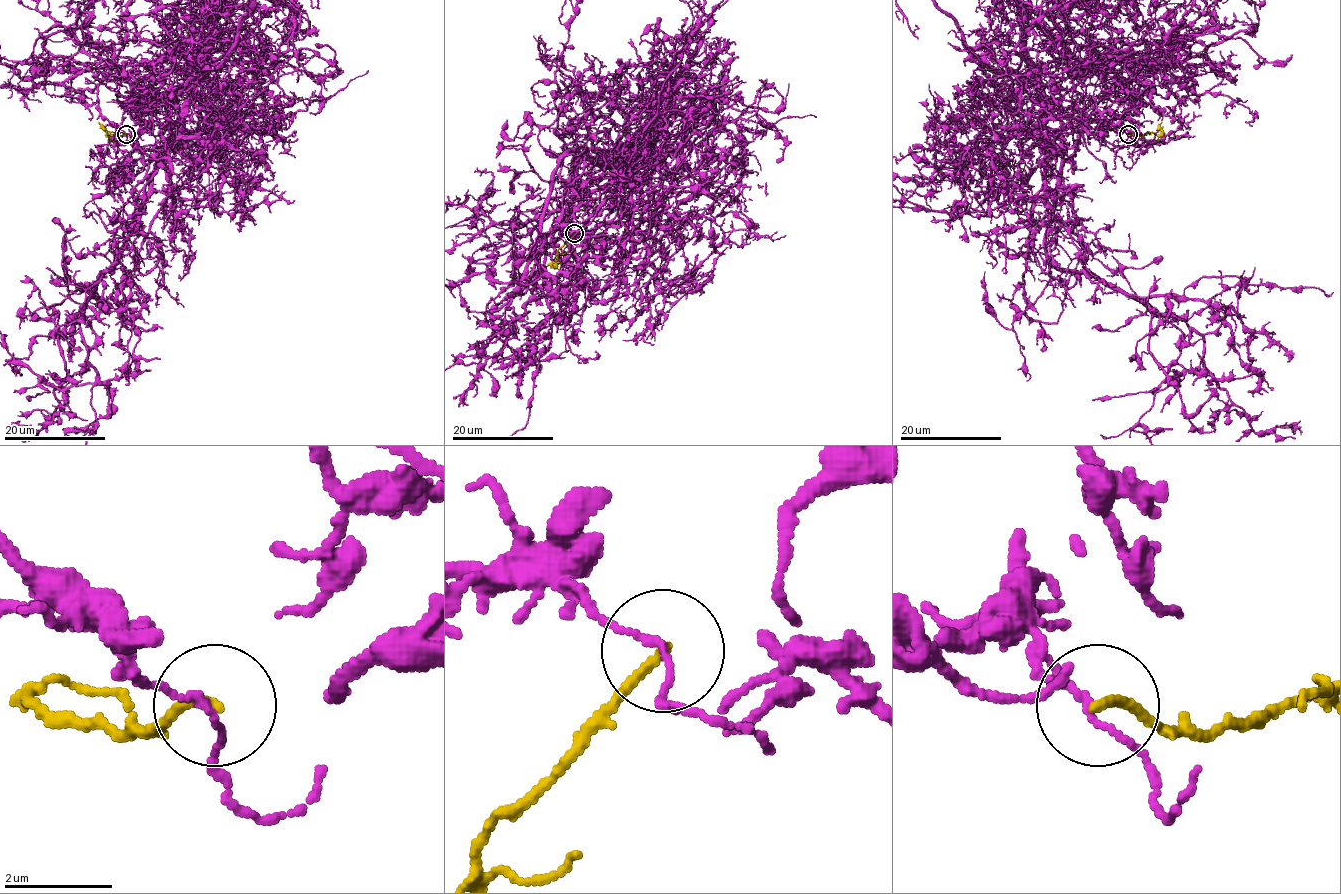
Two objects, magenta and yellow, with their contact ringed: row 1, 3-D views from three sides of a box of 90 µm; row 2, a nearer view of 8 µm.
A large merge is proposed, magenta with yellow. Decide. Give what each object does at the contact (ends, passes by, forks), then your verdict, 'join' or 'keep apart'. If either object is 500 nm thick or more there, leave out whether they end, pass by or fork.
magenta passes by | yellow ends | keep apart

